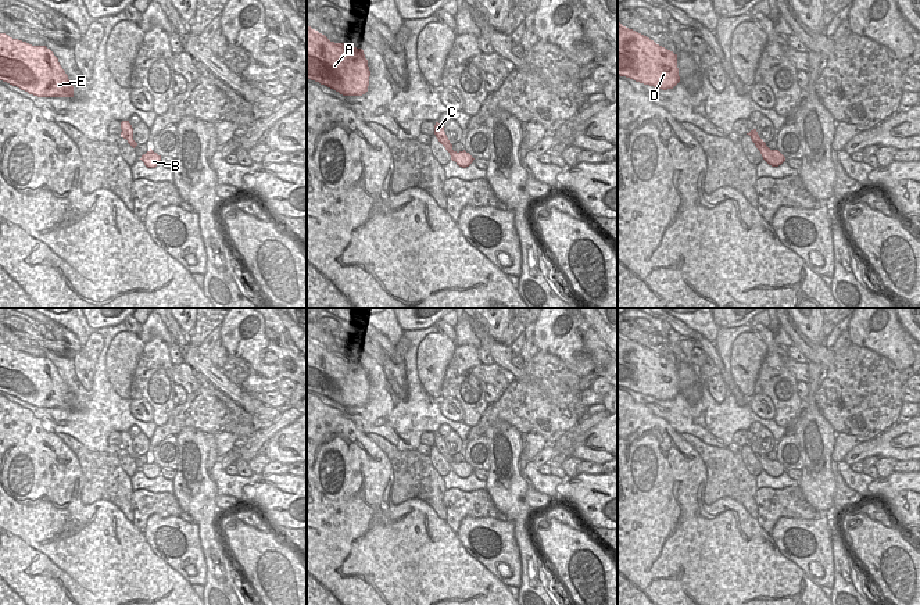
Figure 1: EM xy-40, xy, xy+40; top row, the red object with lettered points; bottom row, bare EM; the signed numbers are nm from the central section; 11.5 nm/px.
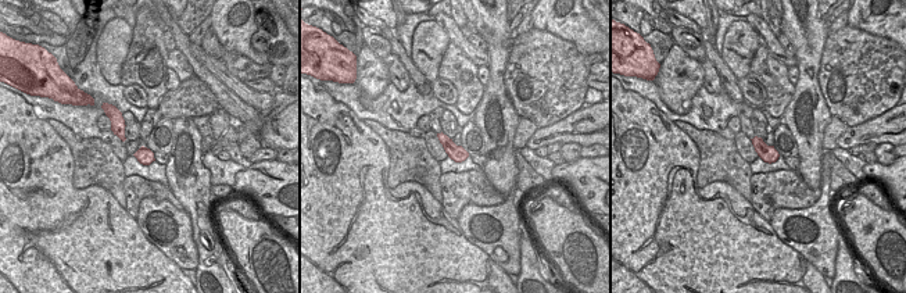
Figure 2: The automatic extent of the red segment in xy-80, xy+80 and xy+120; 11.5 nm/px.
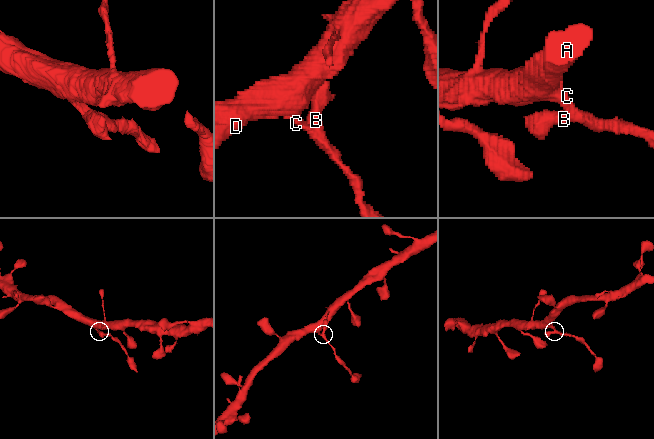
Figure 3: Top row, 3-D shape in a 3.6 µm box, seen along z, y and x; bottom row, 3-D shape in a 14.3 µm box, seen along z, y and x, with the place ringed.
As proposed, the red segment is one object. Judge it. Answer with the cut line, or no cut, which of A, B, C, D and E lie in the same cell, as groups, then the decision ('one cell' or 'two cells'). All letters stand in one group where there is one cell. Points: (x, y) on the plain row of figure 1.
cut xy+40 (758, 446), (759, 459); groups A C D E / B; two cells

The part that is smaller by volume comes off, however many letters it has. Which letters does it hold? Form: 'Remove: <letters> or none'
Remove: B

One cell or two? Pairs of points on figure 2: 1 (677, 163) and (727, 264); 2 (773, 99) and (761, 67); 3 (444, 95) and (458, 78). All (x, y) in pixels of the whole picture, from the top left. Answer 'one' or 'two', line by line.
1: one
2: one
3: two

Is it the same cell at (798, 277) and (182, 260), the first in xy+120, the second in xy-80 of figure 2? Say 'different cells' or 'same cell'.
different cells

